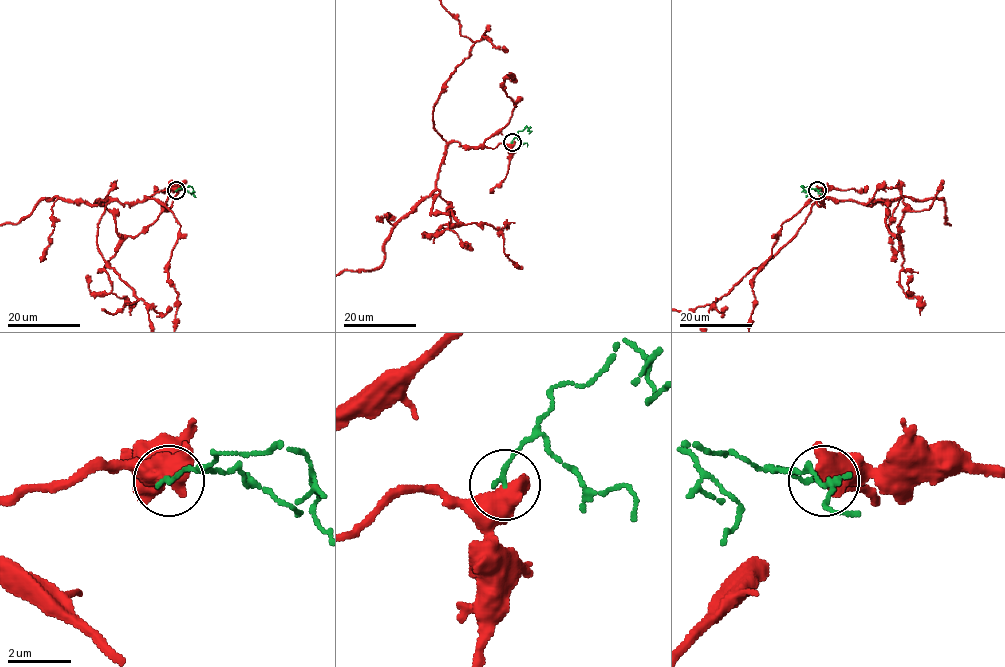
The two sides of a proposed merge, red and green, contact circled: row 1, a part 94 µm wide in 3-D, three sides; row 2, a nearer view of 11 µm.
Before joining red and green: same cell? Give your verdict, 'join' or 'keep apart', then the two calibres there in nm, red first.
keep apart | 600/150 nm

